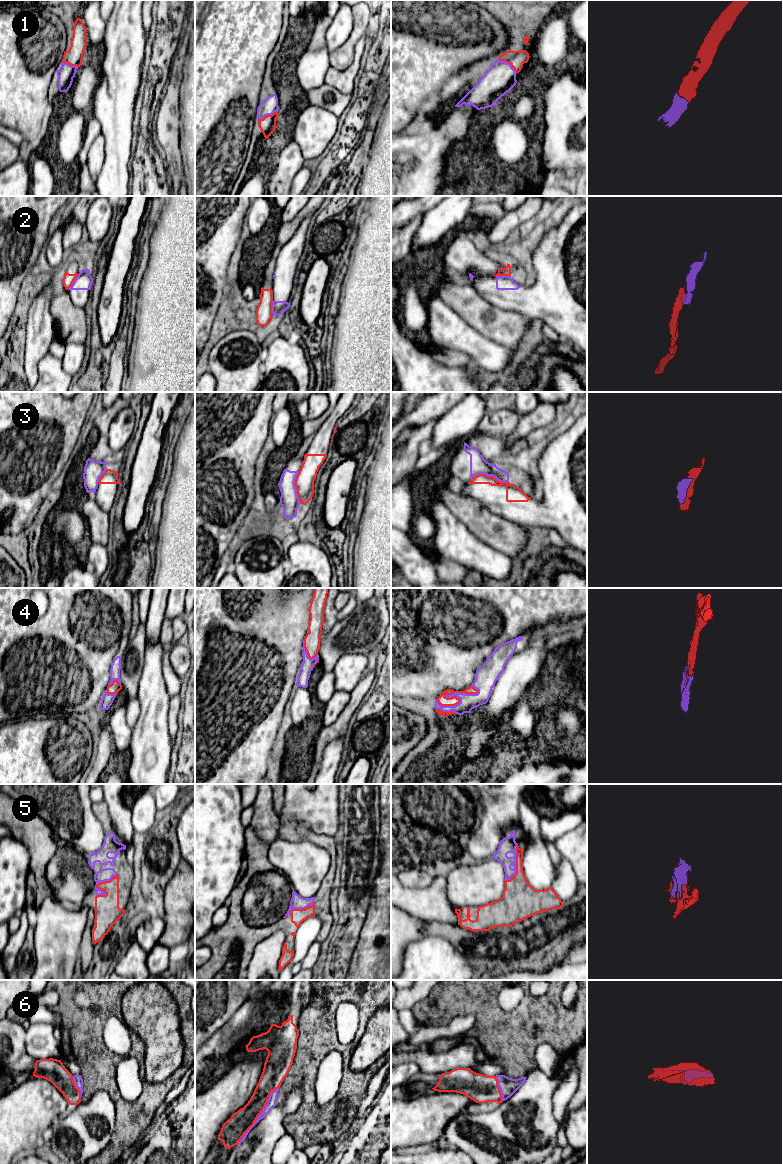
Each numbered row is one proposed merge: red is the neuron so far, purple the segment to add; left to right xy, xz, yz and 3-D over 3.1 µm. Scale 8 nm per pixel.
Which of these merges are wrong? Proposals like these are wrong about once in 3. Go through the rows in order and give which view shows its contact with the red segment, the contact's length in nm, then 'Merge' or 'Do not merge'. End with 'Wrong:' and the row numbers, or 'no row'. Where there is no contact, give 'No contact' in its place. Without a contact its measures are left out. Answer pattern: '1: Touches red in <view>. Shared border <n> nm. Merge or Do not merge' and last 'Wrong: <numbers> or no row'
1: Touches red in yz. Shared border 200 nm. Merge
2: Touches red in xy. Shared border 150 nm. Do not merge
3: Touches red in yz. Shared border 320 nm. Do not merge
4: Touches red in yz. Shared border 360 nm. Merge
5: Touches red in xy. Shared border 240 nm. Merge
6: Touches red in xz. Shared border 550 nm. Merge
Wrong: 2, 3

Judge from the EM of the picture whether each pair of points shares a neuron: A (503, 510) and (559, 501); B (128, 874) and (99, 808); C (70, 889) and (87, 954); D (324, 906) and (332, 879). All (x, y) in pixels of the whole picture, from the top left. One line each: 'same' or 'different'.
A: same
B: same
C: different
D: same

